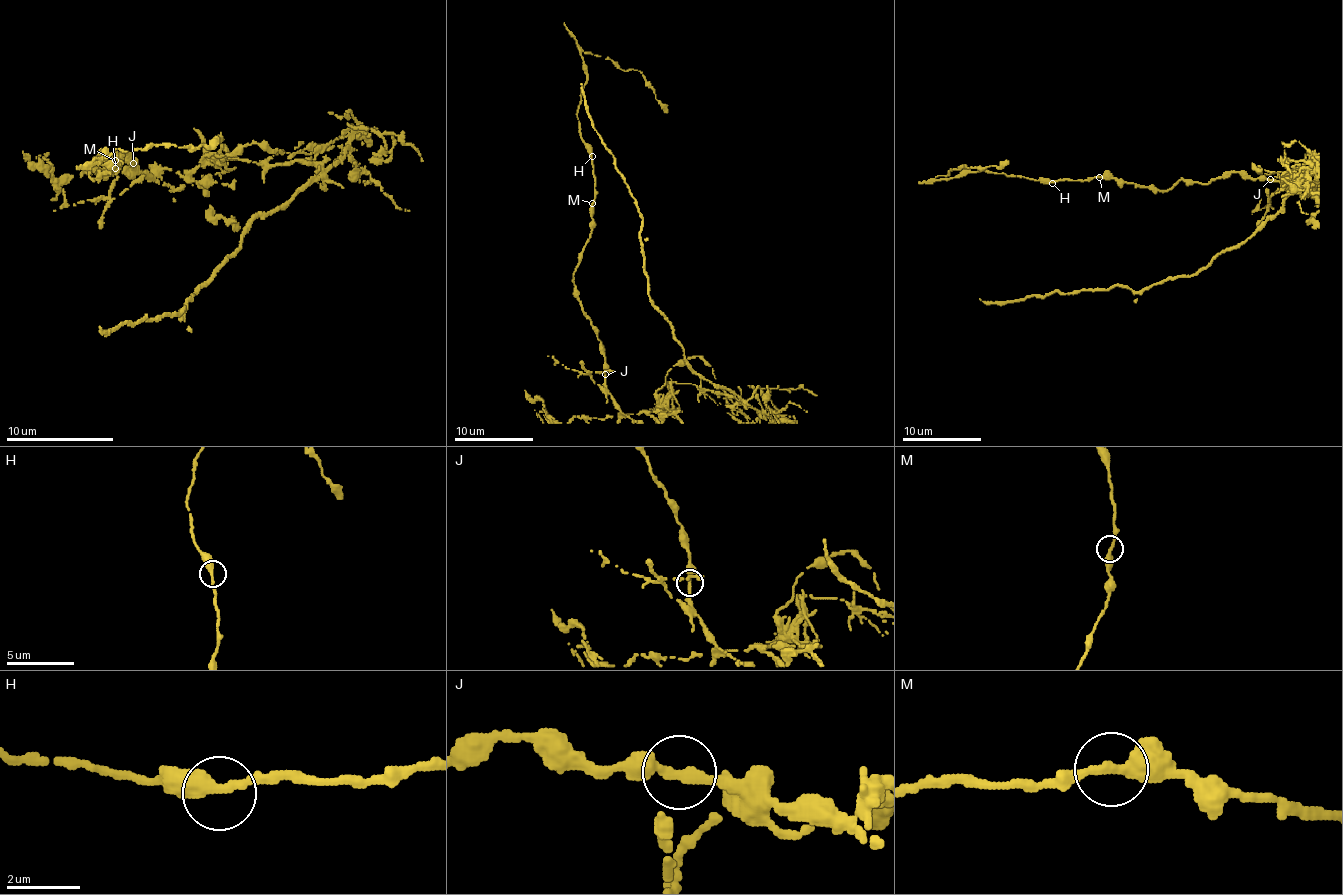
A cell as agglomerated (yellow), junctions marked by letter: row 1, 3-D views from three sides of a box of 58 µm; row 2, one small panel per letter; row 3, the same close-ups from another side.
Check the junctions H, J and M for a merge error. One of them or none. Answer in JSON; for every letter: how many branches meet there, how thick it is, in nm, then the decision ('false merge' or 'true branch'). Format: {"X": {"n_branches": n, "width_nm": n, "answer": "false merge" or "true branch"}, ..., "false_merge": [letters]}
{"H": {"n_branches": 2, "width_nm": 340, "answer": "true branch"}, "J": {"n_branches": 2, "width_nm": 320, "answer": "false merge"}, "M": {"n_branches": 2, "width_nm": 340, "answer": "true branch"}, "false_merge": ["J"]}

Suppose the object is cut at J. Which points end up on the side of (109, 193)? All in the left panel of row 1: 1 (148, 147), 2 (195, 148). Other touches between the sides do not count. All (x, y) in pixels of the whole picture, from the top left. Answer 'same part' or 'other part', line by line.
1: other part
2: other part

